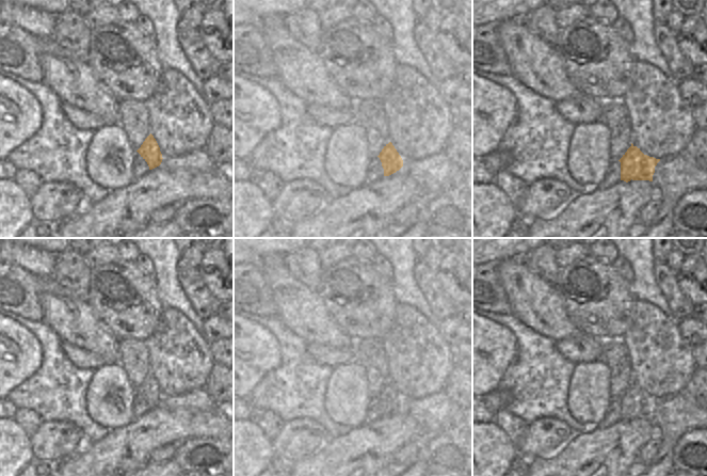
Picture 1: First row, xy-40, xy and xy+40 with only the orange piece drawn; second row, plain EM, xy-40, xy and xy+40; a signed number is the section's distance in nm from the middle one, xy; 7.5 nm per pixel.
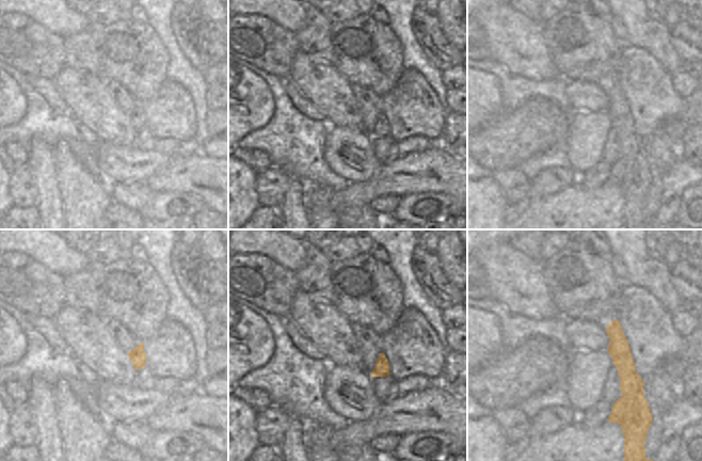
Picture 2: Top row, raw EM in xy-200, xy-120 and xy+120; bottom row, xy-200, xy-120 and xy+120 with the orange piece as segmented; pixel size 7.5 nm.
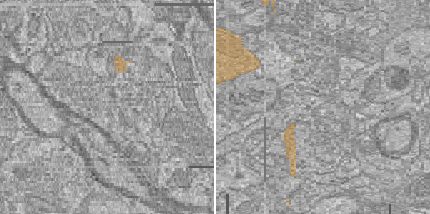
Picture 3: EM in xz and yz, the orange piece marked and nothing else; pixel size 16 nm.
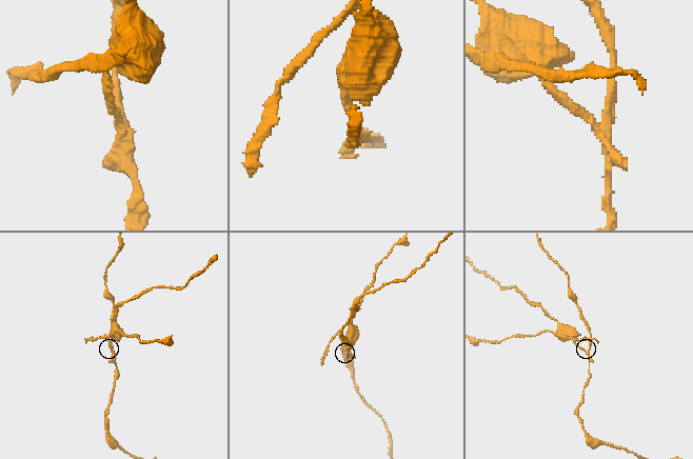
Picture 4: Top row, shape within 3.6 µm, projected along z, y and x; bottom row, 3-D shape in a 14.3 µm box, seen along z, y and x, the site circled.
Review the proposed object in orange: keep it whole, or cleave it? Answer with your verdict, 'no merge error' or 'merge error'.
merge error

